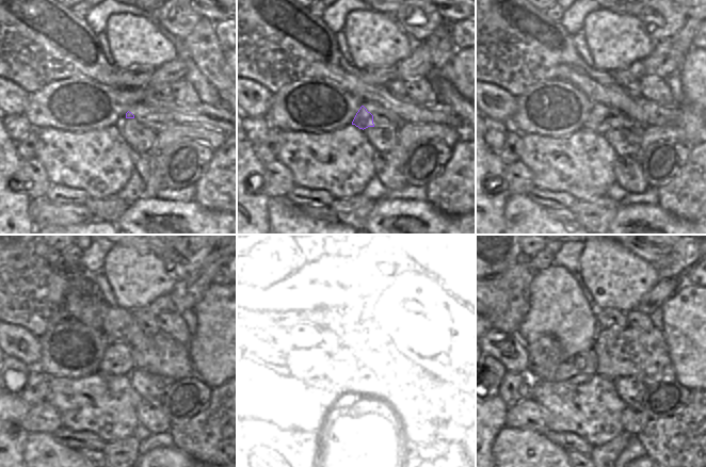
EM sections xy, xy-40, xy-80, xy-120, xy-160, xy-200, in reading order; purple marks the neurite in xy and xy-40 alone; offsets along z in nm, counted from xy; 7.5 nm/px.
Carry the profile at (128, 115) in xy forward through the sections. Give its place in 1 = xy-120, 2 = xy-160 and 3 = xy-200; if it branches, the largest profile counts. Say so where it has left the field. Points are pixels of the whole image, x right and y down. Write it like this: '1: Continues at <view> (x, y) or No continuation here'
1: Continues at xy-120 (117, 359)
2: Continues at xy-160 (319, 303)
3: Continues at xy-200 (557, 307)

